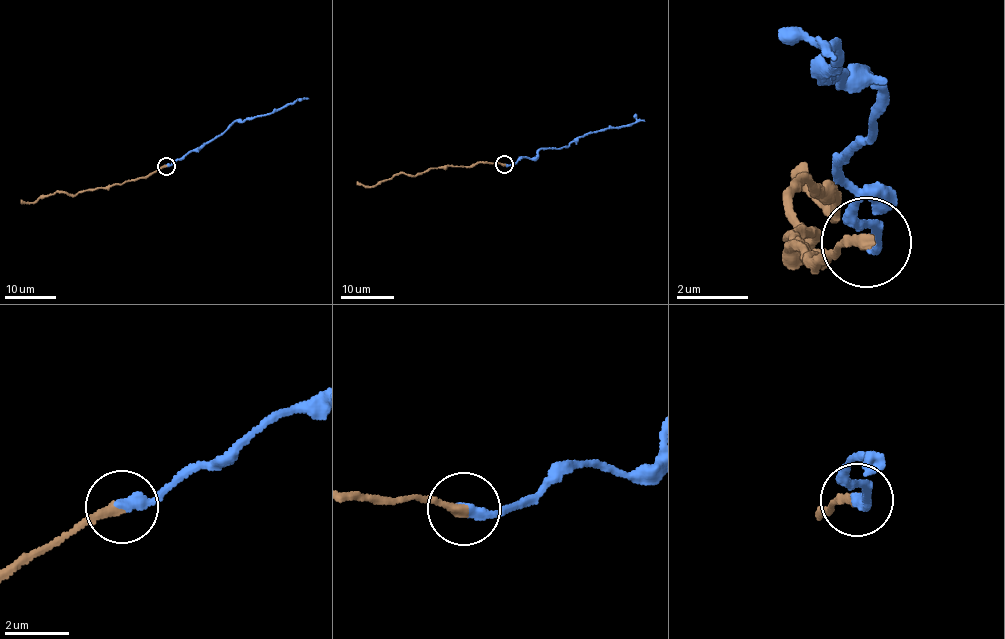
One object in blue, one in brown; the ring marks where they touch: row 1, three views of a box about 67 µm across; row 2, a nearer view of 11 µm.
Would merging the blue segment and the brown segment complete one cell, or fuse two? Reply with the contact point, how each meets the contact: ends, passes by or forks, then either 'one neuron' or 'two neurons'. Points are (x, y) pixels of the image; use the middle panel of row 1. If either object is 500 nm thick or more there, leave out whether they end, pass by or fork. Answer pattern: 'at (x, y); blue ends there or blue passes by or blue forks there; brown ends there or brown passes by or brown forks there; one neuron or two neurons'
at (504, 164); blue ends there; brown ends there; two neurons

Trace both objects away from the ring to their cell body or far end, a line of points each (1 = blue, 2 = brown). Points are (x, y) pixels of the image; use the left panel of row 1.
1: (166, 165), (220, 135), (236, 121), (273, 113), (298, 100), (309, 99)
2: (166, 165), (143, 177), (112, 186), (97, 187), (75, 195), (58, 192), (39, 196), (33, 202), (20, 202)

